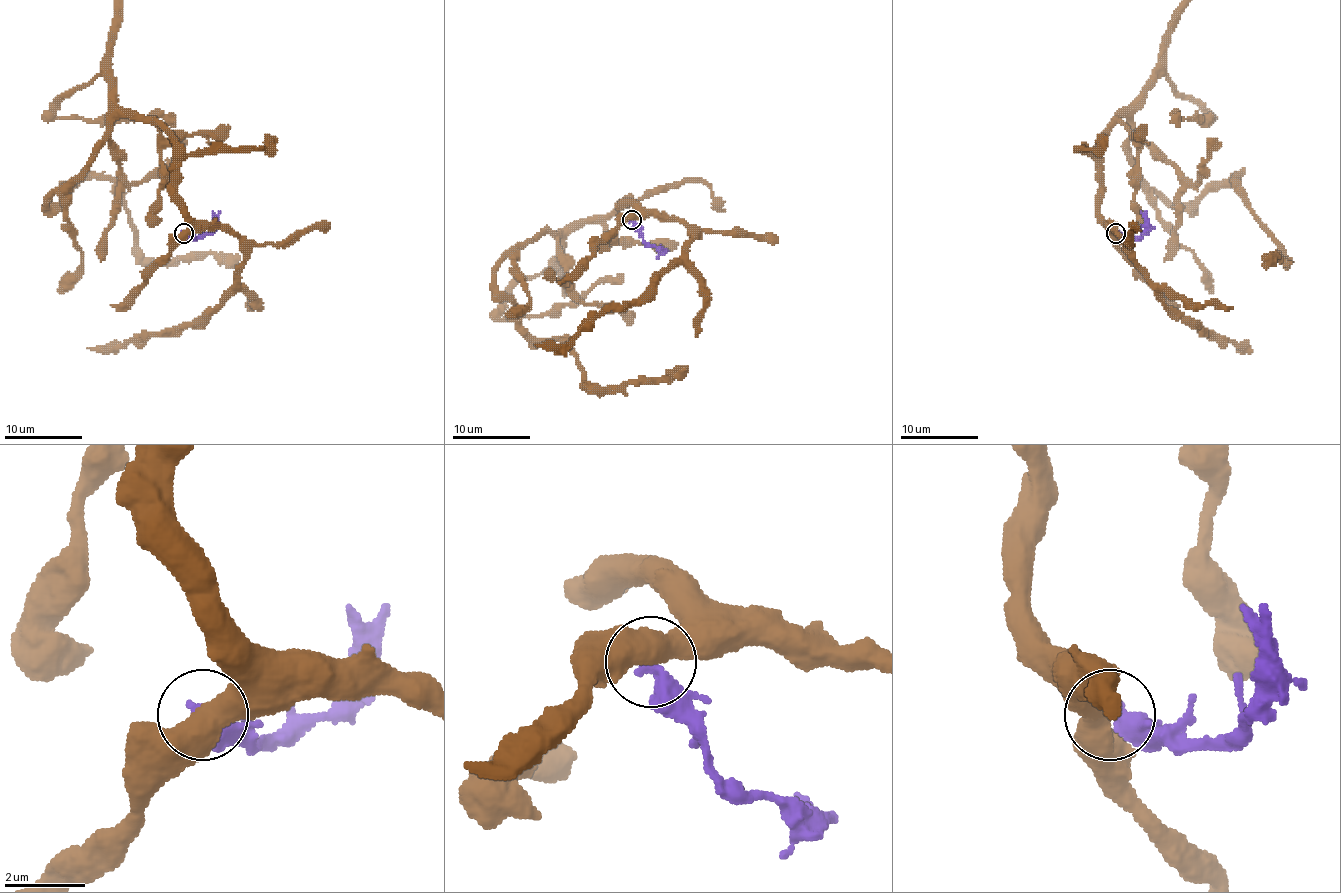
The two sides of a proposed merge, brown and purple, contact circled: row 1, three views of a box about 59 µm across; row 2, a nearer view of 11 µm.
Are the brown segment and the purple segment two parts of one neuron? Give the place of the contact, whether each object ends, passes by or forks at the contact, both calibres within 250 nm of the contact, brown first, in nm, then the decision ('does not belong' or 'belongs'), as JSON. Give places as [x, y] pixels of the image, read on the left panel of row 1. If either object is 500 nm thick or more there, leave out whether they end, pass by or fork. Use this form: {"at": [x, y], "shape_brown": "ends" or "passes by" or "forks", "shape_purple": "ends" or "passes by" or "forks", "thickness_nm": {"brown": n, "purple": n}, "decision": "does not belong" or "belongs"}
{"at": [183, 233], "thickness_nm": {"brown": 550, "purple": 440}, "decision": "does not belong"}

